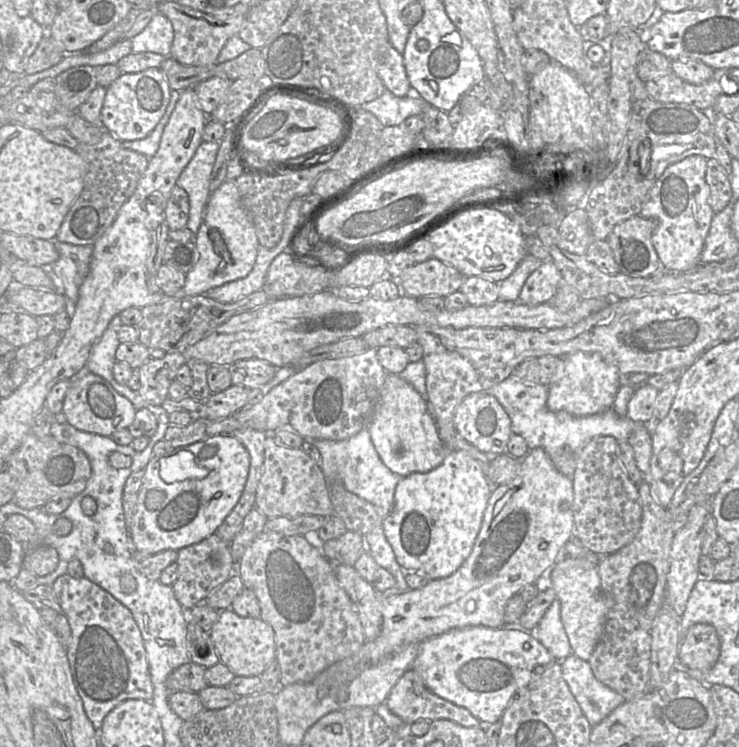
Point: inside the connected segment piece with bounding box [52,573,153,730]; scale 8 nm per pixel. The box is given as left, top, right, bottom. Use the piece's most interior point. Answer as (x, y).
(108, 661)

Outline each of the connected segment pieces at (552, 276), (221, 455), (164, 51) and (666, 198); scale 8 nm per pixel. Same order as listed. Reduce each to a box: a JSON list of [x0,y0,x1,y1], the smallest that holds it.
[[519,261,561,306],[129,435,250,555],[131,13,173,57],[640,155,714,272]]

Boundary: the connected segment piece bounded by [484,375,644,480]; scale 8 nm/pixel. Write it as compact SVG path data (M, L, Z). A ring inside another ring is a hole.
M512 375L503 382L494 385L484 392L494 396L501 403L511 419L512 433L522 436L526 440L529 450L537 447L543 448L548 453L556 469L571 480L574 475L576 462L580 456L580 452L592 438L596 436L613 436L618 441L628 441L628 438L634 429L639 424L644 424L643 422L636 422L628 416L621 417L616 414L612 408L588 416L573 416L566 411L551 411L547 407L547 385L525 383Z

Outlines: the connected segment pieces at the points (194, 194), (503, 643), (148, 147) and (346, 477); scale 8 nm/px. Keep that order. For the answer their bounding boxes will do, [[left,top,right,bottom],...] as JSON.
[[177,141,220,235],[412,625,557,726],[102,90,181,158],[304,428,403,517]]

